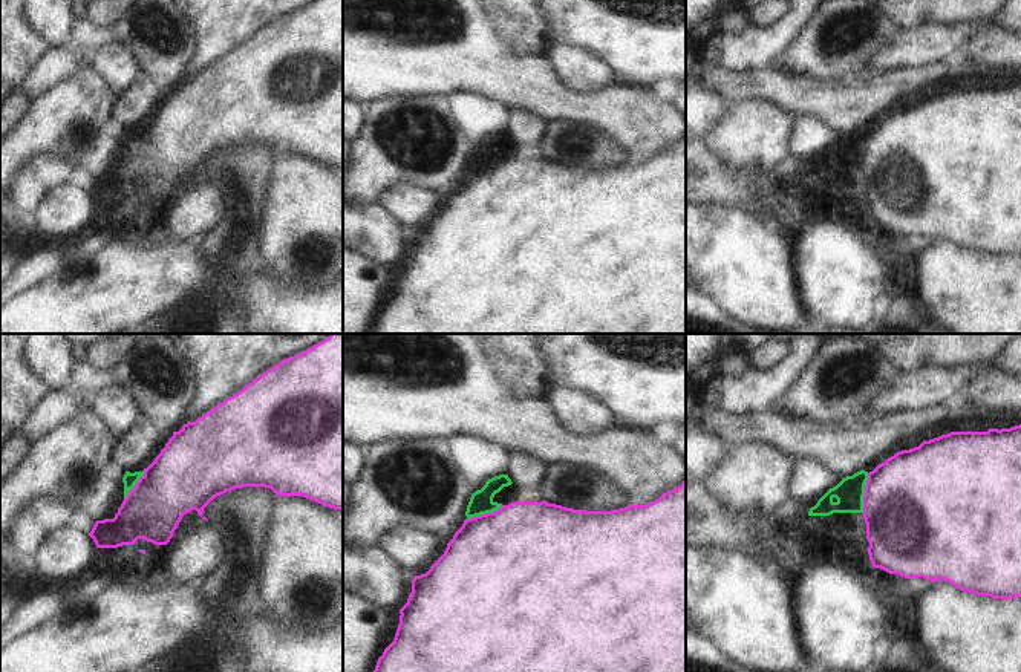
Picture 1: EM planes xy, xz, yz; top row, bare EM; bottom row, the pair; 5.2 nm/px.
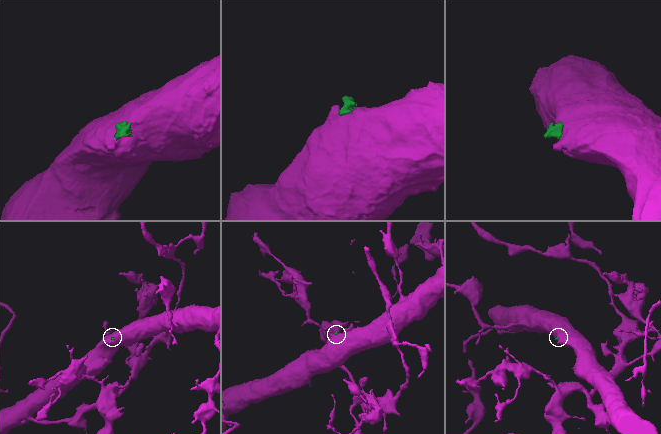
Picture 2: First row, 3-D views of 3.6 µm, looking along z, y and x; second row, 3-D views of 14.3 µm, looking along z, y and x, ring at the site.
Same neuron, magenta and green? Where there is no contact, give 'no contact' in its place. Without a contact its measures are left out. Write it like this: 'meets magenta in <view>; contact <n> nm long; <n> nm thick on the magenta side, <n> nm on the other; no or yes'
meets magenta in yz; contact 220 nm long; 500 nm thick on the magenta side, 150 nm on the other; yes

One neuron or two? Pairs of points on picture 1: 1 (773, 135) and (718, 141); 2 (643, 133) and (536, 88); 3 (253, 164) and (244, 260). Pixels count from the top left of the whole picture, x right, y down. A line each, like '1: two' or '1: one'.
1: one
2: one
3: one

